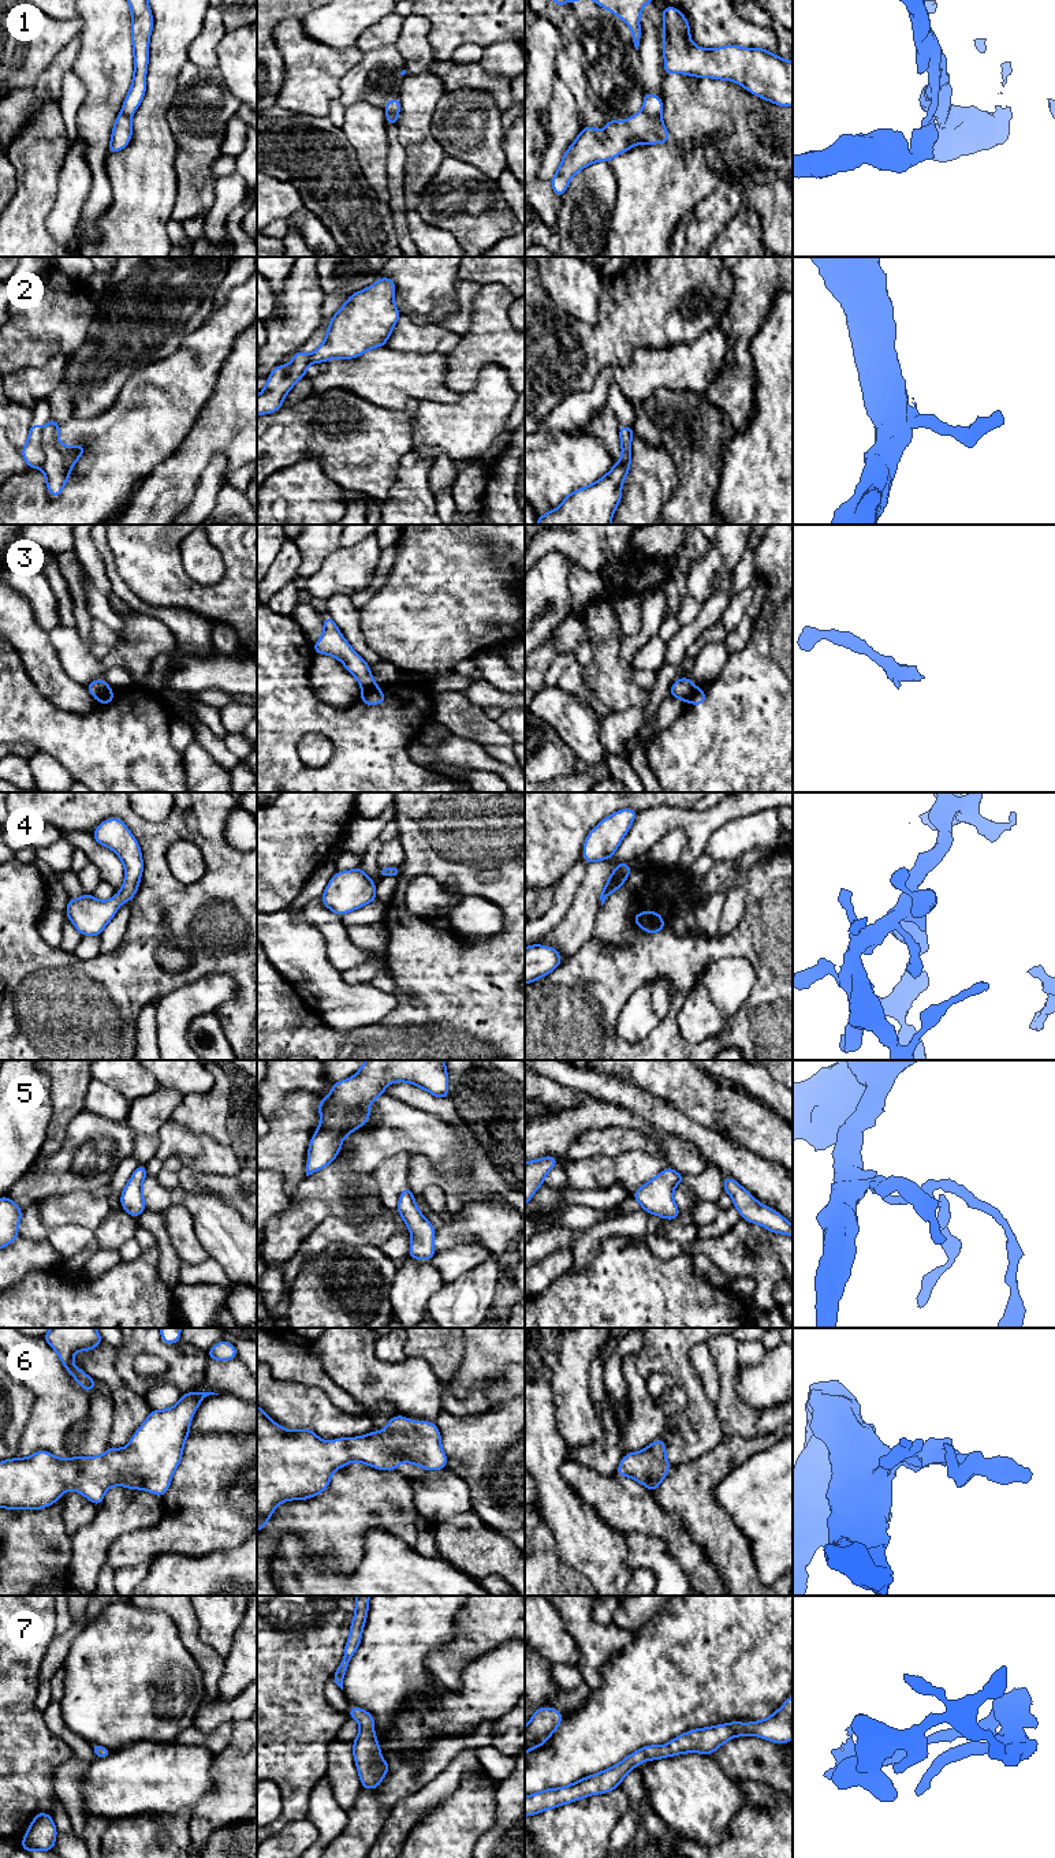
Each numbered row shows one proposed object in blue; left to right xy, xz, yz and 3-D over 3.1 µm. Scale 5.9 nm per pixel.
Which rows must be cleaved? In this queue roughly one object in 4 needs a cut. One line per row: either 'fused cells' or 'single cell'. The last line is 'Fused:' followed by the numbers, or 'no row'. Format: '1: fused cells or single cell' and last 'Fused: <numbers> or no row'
1: fused cells
2: fused cells
3: fused cells
4: single cell
5: single cell
6: single cell
7: single cell
Fused: 1, 2, 3

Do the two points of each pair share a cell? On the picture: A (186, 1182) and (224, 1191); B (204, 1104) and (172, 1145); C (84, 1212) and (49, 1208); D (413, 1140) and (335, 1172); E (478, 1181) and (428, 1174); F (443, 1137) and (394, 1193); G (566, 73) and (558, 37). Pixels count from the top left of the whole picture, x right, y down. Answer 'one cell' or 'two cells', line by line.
A: one cell
B: two cells
C: one cell
D: two cells
E: one cell
F: two cells
G: two cells

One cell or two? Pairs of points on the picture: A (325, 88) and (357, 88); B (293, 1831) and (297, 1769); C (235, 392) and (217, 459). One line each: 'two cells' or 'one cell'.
A: two cells
B: two cells
C: two cells

